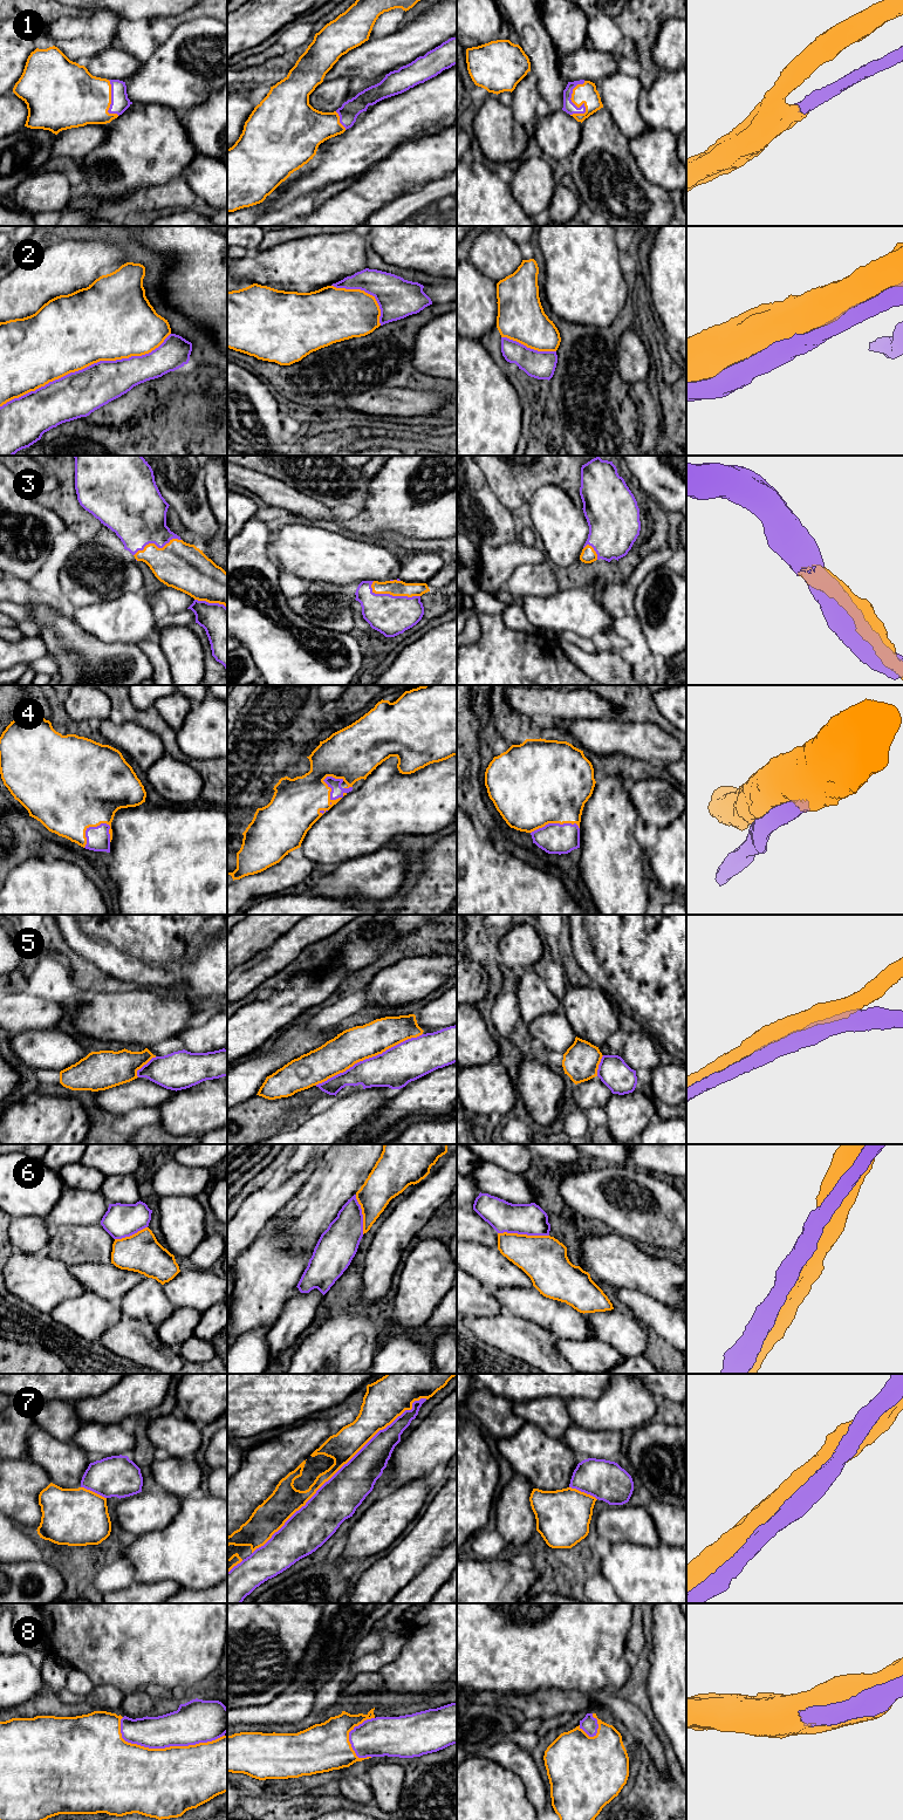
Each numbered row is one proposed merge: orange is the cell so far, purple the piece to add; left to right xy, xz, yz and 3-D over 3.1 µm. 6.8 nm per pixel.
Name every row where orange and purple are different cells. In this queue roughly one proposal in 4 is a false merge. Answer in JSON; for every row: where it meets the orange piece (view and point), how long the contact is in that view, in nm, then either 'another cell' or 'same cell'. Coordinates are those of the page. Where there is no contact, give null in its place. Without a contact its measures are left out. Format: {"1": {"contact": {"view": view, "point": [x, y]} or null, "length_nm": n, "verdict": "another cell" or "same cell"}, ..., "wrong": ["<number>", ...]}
{"1": {"contact": {"view": "yz", "point": [576, 105]}, "length_nm": 260, "verdict": "same cell"}, "2": {"contact": {"view": "xy", "point": [86, 367]}, "length_nm": 1250, "verdict": "same cell"}, "3": {"contact": {"view": "xz", "point": [394, 595]}, "length_nm": 360, "verdict": "same cell"}, "4": {"contact": {"view": "xz", "point": [330, 791]}, "length_nm": 200, "verdict": "same cell"}, "5": {"contact": {"view": "xz", "point": [368, 1058]}, "length_nm": 800, "verdict": "another cell"}, "6": {"contact": {"view": "yz", "point": [524, 1234]}, "length_nm": 360, "verdict": "another cell"}, "7": {"contact": {"view": "xz", "point": [340, 1468]}, "length_nm": 1600, "verdict": "another cell"}, "8": {"contact": {"view": "xy", "point": [165, 1747]}, "length_nm": 750, "verdict": "same cell"}, "wrong": ["5", "6", "7"]}

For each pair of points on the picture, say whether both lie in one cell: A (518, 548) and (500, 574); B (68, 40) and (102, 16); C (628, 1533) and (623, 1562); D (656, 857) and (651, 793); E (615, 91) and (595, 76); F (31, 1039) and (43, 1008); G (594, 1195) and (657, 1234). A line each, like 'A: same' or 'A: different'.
A: same
B: same
C: different
D: same
E: different
F: different
G: same

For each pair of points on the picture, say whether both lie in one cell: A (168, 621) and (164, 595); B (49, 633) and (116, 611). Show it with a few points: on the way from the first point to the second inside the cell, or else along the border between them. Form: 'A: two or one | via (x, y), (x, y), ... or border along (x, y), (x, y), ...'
A: two | border along (186, 608), (169, 614)
B: two | border along (74, 622), (100, 641)

